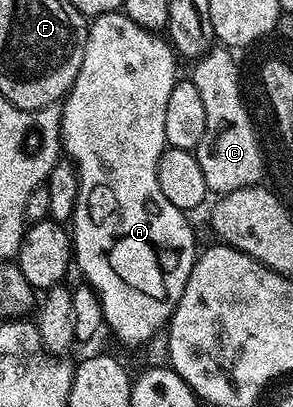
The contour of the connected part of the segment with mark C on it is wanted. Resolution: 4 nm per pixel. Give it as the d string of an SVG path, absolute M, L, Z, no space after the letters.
M216 45L194 60L189 78L201 93L201 102L205 105L205 134L196 145L194 153L197 165L205 177L208 192L224 195L233 189L245 189L256 186L264 178L264 148L261 139L255 136L255 127L251 124L251 115L243 104L243 91L239 88L239 67L230 50Z

